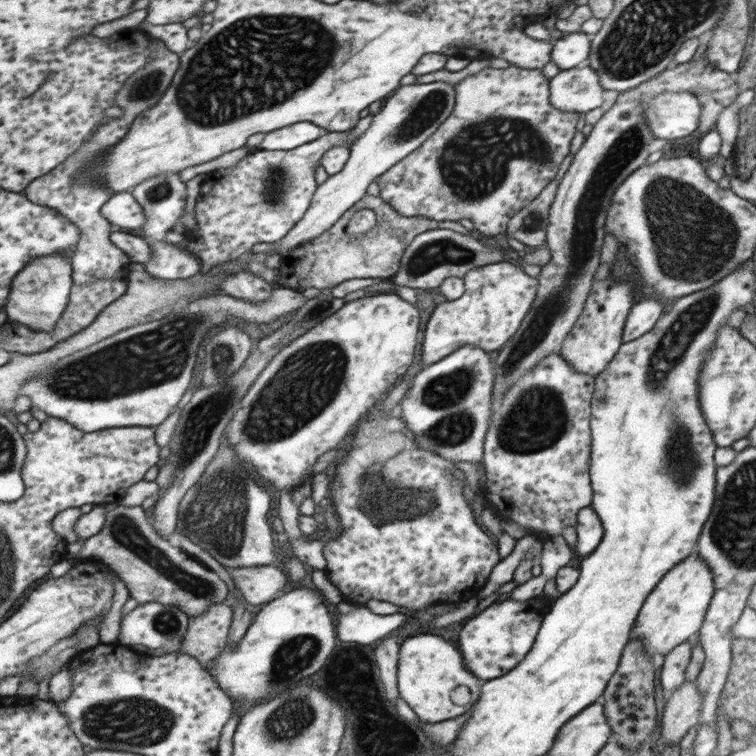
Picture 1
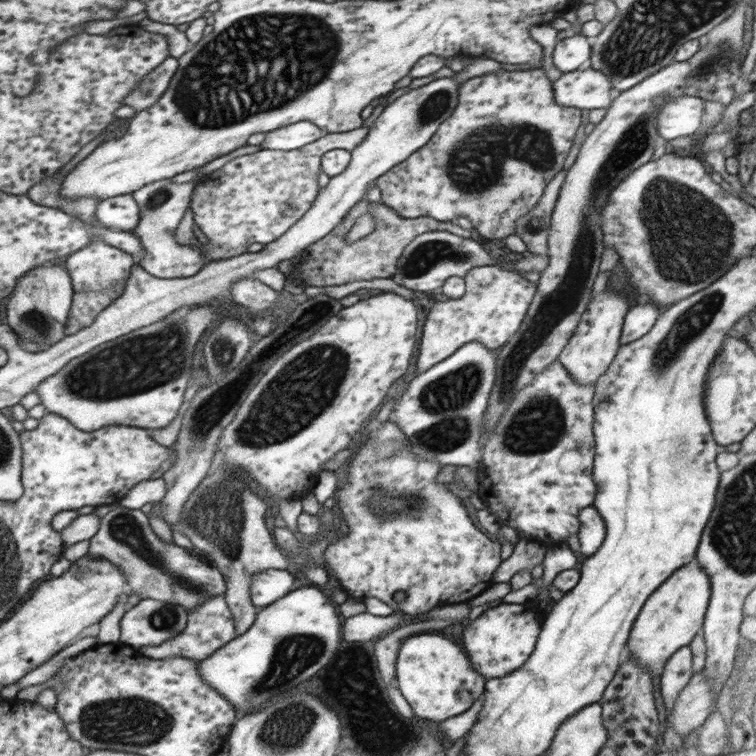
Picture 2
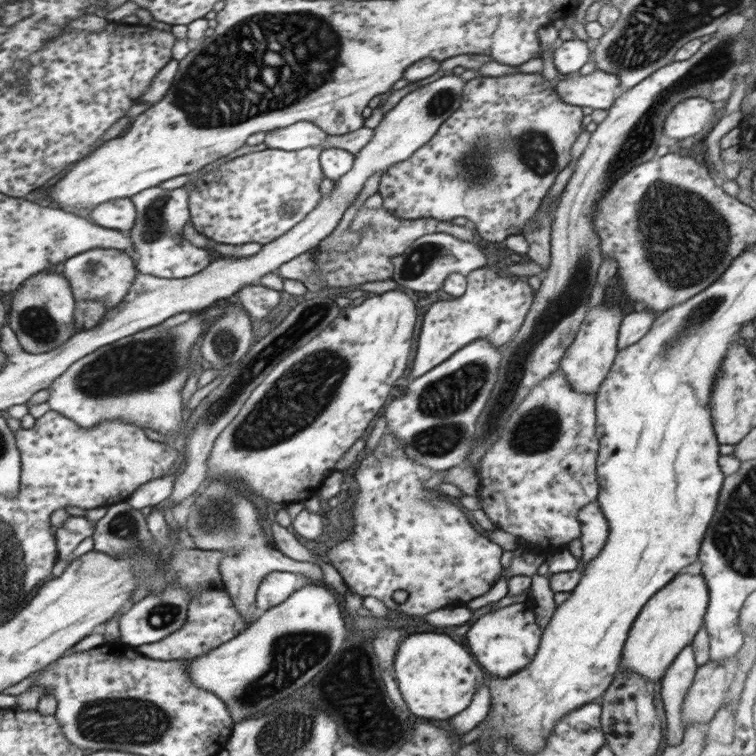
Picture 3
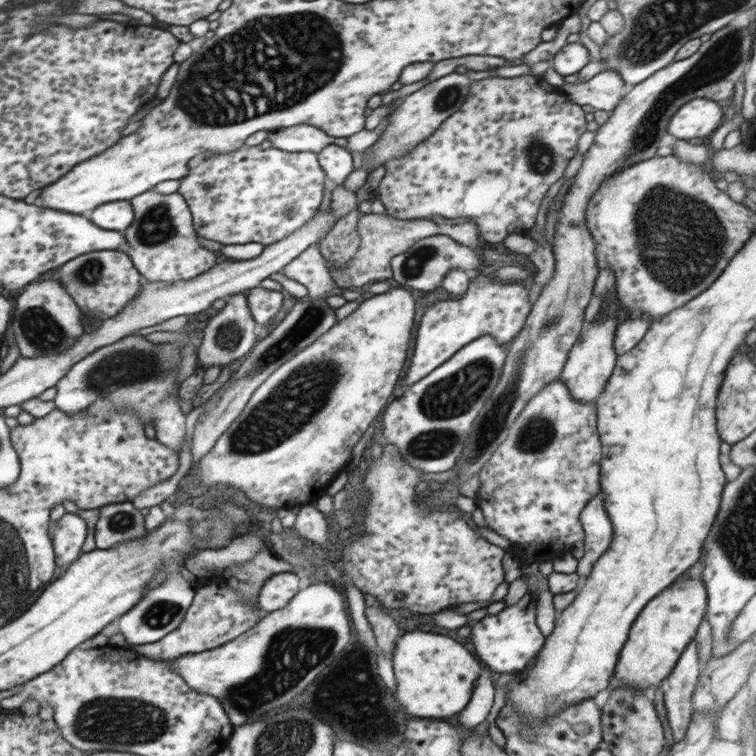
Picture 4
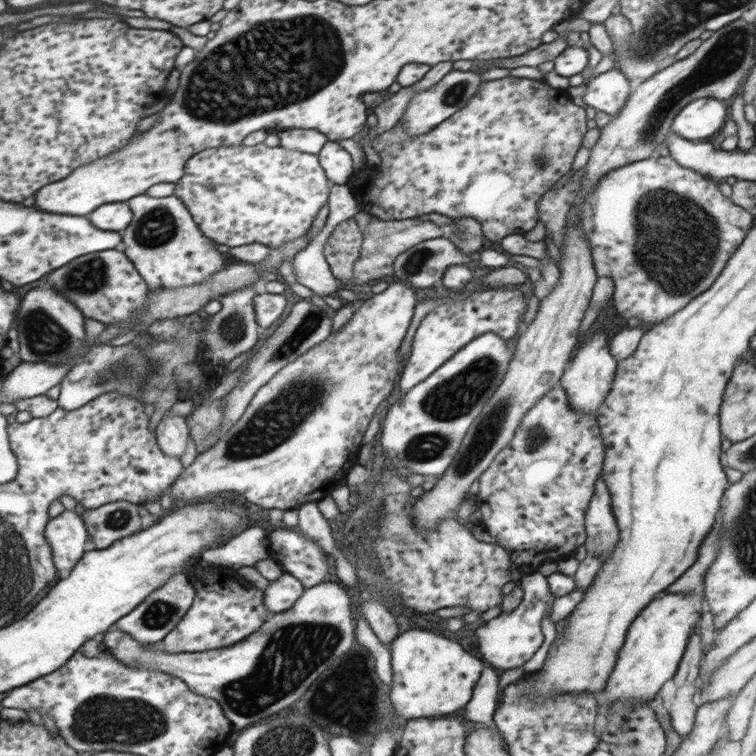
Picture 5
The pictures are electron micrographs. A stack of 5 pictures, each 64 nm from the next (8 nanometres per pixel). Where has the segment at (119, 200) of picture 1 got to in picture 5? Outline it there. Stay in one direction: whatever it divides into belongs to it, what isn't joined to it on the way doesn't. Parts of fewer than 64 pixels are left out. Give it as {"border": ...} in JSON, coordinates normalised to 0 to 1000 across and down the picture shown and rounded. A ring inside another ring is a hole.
{"border":[[[168,266],[138,269],[124,276],[118,292],[132,304],[161,307],[172,294],[176,283]]]}

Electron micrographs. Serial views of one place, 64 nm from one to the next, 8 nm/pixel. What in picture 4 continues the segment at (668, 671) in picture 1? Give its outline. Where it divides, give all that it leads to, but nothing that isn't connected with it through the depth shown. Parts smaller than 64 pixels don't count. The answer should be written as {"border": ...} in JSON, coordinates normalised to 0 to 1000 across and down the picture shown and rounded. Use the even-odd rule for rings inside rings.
{"border":[[[917,845],[903,860],[889,890],[881,896],[886,913],[878,917],[878,931],[889,974],[893,980],[906,975],[910,959],[915,952],[915,917],[926,894],[926,876],[923,870],[923,852]]]}

